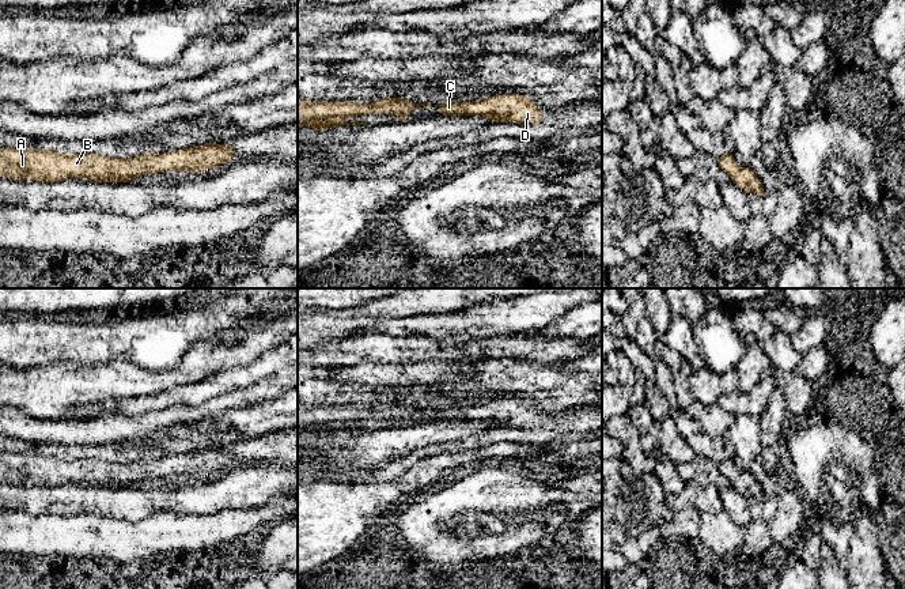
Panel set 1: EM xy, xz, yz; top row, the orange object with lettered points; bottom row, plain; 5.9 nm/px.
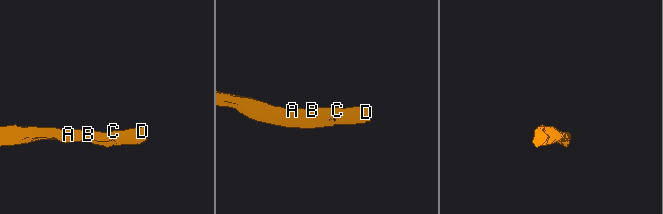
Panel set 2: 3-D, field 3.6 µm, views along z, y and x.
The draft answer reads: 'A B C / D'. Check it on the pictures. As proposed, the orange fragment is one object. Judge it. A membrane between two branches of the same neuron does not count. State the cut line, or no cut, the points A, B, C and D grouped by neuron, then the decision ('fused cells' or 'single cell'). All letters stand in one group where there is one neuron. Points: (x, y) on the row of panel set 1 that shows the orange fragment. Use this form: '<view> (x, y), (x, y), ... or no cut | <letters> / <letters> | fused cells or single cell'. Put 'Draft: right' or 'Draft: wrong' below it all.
no cut | A B C D | single cell
Draft: wrong

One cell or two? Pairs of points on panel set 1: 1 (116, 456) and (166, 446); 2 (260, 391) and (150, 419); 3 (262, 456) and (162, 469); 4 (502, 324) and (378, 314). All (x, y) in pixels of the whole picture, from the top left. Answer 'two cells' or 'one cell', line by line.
1: one cell
2: one cell
3: one cell
4: two cells

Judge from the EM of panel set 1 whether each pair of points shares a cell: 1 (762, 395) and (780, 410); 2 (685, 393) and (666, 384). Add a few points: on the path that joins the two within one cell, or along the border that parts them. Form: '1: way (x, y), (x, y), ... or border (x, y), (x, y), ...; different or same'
1: border (777, 384), (758, 418); different
2: border (673, 374), (677, 401), (684, 410); different

